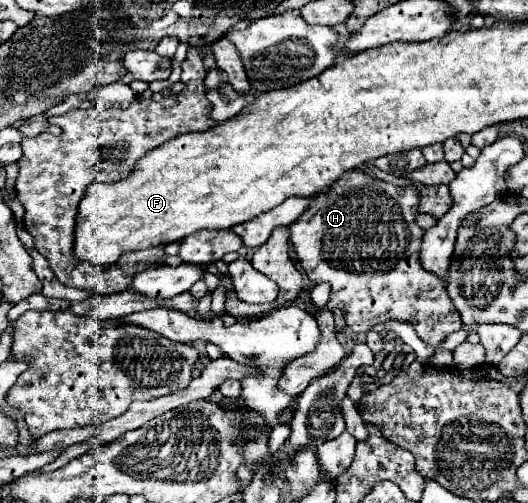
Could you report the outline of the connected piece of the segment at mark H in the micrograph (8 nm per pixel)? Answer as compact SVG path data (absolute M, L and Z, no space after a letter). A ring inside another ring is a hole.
M352 169L352 171L344 173L344 175L328 189L328 193L320 193L320 195L312 201L312 205L308 207L308 211L306 211L298 221L294 221L294 223L288 227L288 229L290 229L290 243L294 245L296 255L298 255L298 259L300 259L300 265L302 265L302 269L306 271L308 279L310 279L312 283L322 283L322 281L326 281L326 283L332 285L332 293L330 293L330 299L328 299L328 305L326 305L326 307L328 307L328 309L336 309L338 305L344 305L344 319L346 319L348 327L350 327L354 333L366 333L370 327L374 327L374 325L378 325L378 323L382 323L382 321L388 321L388 319L404 319L404 321L410 321L410 323L416 327L416 333L418 333L426 343L430 343L430 345L436 347L446 335L462 329L464 325L462 325L462 319L460 319L456 307L450 303L450 297L446 295L444 281L442 281L440 277L436 277L434 273L426 271L426 269L422 267L422 263L420 263L422 229L414 223L416 211L418 211L418 189L416 189L416 185L396 187L396 185L384 183L384 181L380 181L380 179L374 179L374 177L370 177L370 175L366 175L366 173L358 171L358 169Z

